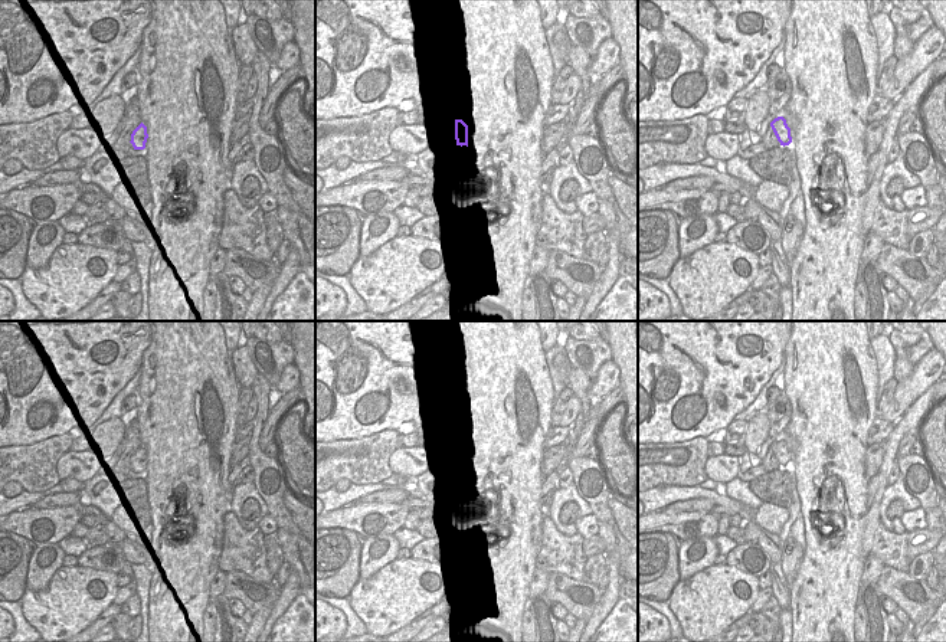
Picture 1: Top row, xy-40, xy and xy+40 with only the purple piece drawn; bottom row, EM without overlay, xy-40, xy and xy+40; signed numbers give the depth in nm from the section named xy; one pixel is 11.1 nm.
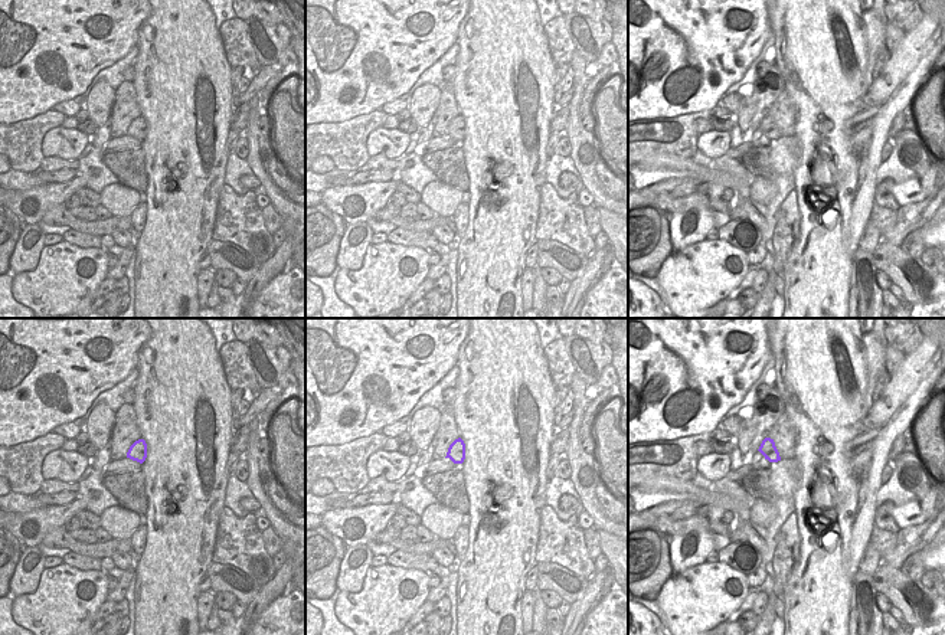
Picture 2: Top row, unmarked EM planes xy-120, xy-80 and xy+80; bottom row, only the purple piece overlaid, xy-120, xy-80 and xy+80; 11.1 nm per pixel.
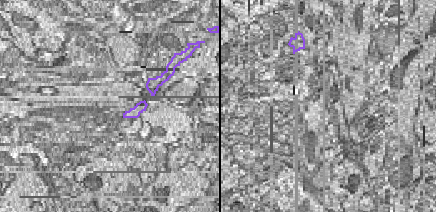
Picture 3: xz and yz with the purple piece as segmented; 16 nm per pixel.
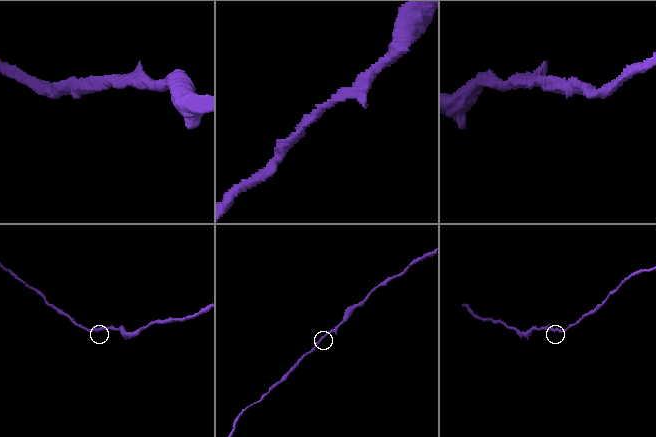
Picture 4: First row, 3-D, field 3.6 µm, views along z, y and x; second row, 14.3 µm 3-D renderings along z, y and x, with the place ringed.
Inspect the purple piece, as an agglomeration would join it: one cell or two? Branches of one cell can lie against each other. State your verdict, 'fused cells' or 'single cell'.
single cell

